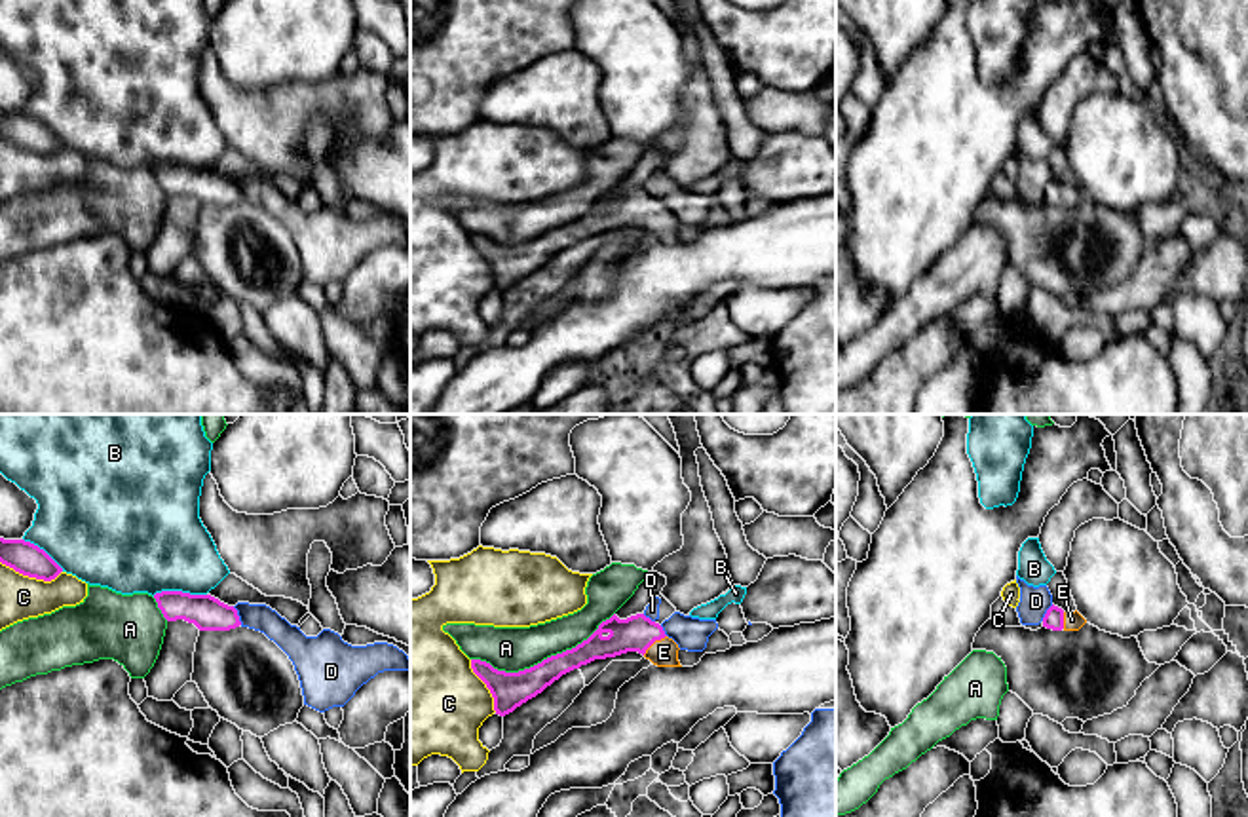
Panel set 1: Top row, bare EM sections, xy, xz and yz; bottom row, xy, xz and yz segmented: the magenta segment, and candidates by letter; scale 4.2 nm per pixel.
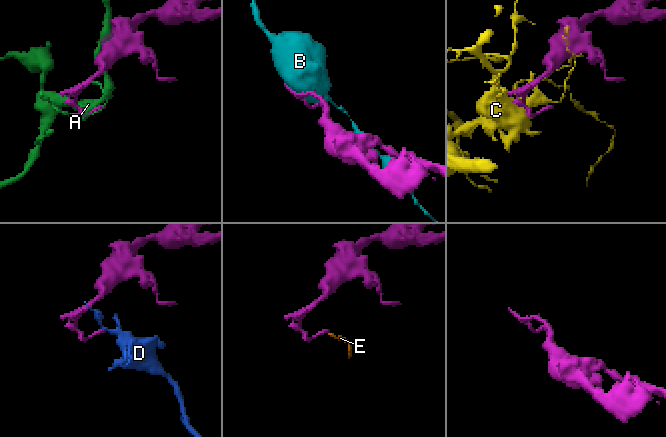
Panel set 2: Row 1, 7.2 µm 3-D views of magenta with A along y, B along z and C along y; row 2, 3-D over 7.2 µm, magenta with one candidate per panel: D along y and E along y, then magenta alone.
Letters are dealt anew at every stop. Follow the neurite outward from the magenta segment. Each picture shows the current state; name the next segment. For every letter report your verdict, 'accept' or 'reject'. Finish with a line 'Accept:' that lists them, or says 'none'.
A: reject
B: reject
C: reject
D: reject
E: accept
Accept: E

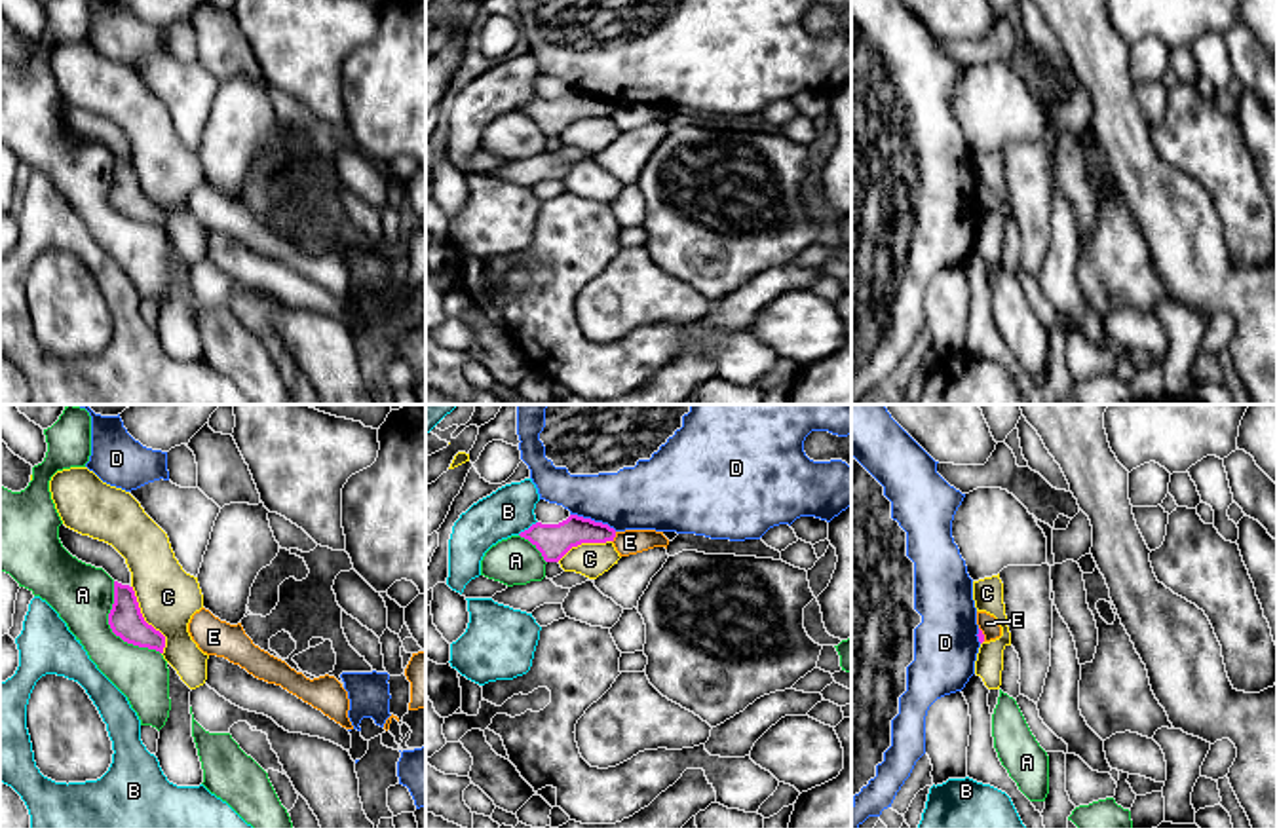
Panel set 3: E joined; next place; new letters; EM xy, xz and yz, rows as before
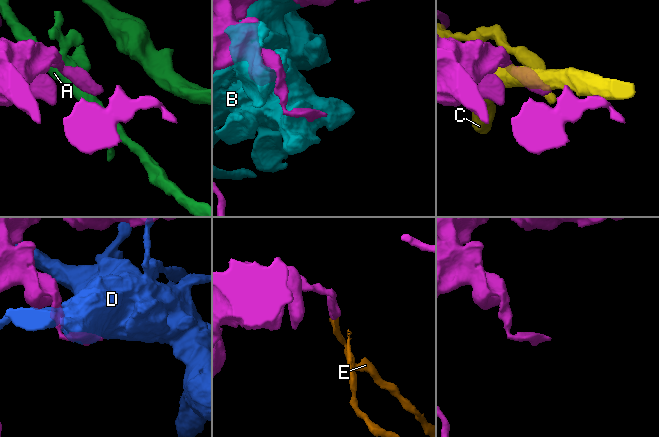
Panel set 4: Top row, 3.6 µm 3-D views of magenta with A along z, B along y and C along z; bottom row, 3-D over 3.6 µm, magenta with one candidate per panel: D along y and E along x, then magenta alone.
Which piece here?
A: reject
B: reject
C: reject
D: reject
E: reject
Accept: none

